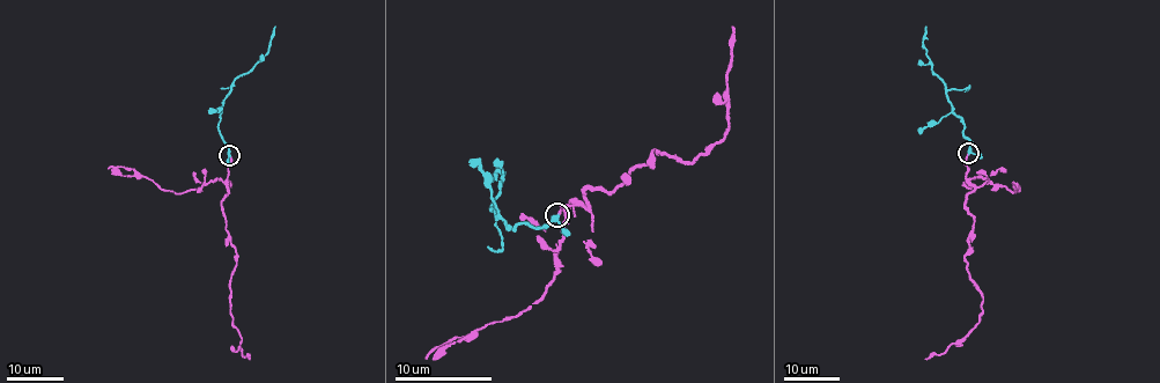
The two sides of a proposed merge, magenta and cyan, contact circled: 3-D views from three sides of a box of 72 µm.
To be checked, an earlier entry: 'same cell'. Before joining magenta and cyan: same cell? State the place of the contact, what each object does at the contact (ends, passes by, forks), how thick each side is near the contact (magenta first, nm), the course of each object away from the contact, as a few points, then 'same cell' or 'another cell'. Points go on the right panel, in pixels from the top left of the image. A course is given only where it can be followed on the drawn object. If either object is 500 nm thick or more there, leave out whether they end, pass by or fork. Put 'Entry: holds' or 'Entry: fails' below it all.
(968, 153) | magenta ends | cyan passes by | 190/280 nm | magenta via (969, 154), (966, 182), (974, 190), (965, 210), (974, 219), (965, 259), (981, 315), (941, 354), (924, 359) | cyan via (969, 154), (970, 141), (963, 134), (944, 82), (935, 74), (926, 53), (923, 38), (926, 26) | same cell
Entry: holds

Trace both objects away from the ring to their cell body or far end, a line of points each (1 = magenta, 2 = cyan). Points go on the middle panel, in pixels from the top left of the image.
1: (558, 215), (576, 198), (590, 207), (590, 185), (626, 183), (656, 149), (686, 162), (722, 139), (732, 26)
2: (558, 215), (544, 227), (512, 228), (489, 210), (503, 172), (493, 174), (493, 183)

